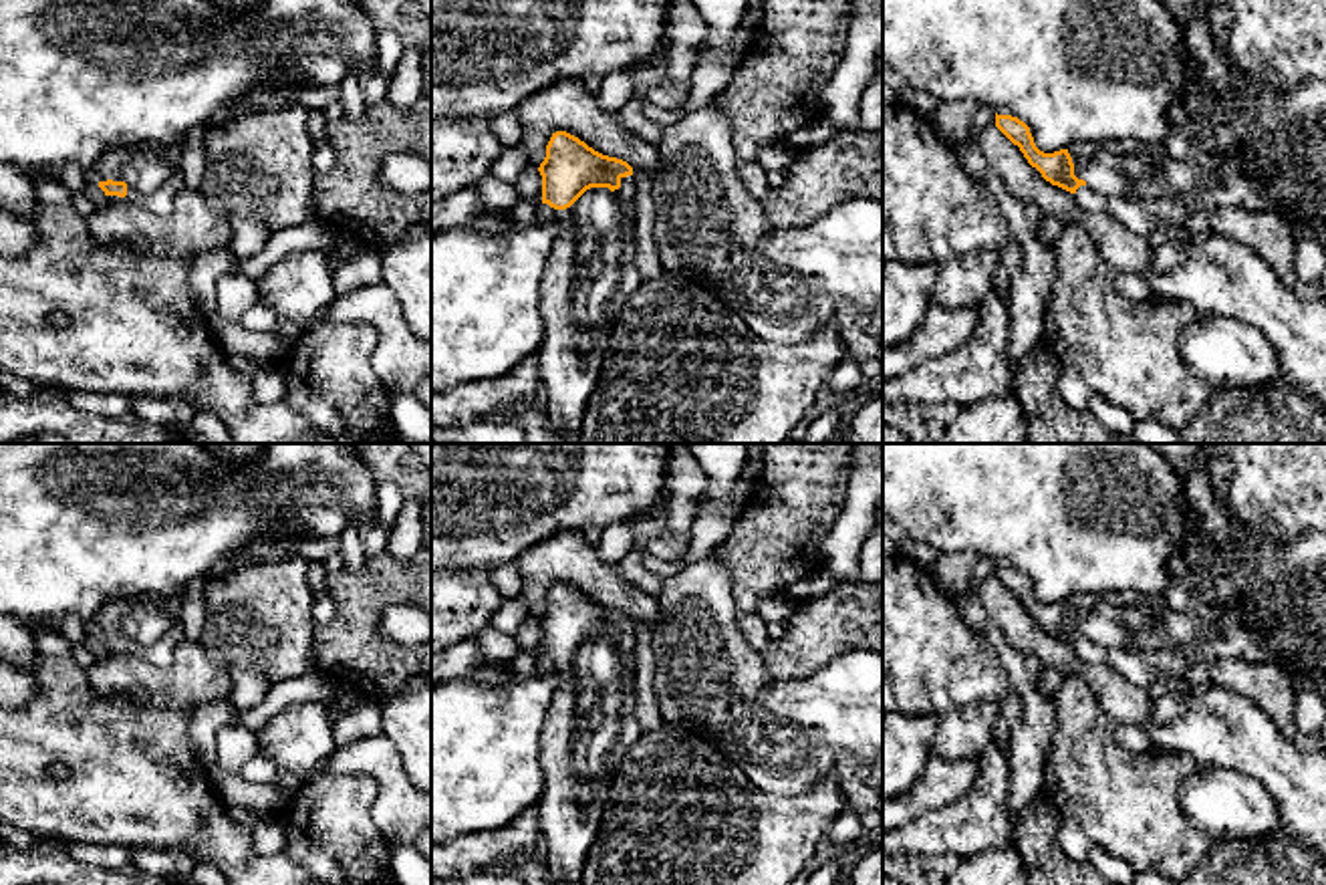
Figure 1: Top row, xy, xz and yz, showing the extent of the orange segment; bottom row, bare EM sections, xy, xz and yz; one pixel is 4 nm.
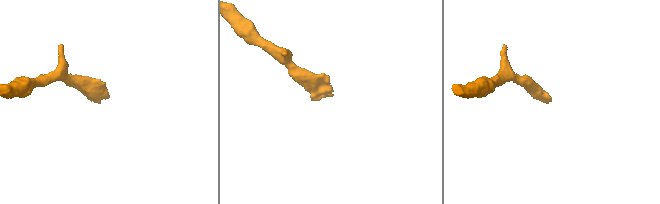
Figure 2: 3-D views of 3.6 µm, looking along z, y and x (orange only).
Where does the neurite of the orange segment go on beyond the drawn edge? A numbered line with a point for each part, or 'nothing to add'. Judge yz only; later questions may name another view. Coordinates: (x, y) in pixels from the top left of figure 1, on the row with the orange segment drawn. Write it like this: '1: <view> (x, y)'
1: yz (1137, 182)

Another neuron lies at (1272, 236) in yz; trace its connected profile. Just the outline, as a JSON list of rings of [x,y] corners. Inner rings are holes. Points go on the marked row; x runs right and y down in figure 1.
[[[1219,208],[1209,212],[1213,234],[1249,246],[1280,278],[1292,270],[1298,232],[1274,212]]]

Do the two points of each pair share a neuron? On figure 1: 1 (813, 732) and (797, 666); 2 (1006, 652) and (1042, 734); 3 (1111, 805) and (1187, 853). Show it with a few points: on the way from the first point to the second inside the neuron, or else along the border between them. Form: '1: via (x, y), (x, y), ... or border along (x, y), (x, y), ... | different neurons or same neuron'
1: border along (841, 654), (803, 678), (778, 678), (762, 658) | different neurons
2: via (1016, 672), (1038, 714) | same neuron
3: via (1129, 811), (1153, 835), (1169, 843) | same neuron

